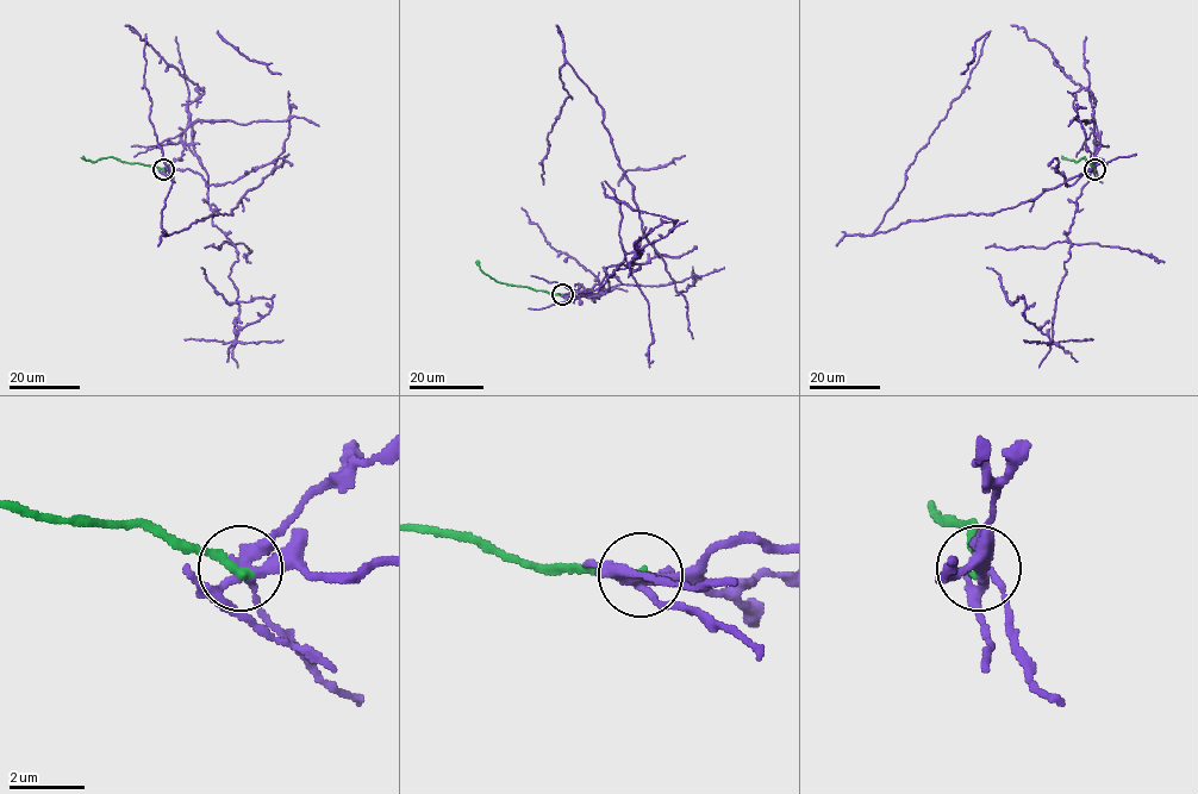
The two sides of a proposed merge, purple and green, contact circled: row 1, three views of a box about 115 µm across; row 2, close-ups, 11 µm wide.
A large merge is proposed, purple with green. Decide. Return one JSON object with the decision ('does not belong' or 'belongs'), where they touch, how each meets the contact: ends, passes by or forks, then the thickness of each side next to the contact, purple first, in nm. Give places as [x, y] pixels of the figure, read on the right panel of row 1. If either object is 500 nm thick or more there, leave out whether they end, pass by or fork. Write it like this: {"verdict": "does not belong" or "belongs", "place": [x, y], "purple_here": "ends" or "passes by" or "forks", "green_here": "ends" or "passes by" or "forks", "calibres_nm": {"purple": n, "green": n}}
{"verdict": "does not belong", "place": [1094, 169], "purple_here": "forks", "green_here": "ends", "calibres_nm": {"purple": 280, "green": 240}}

